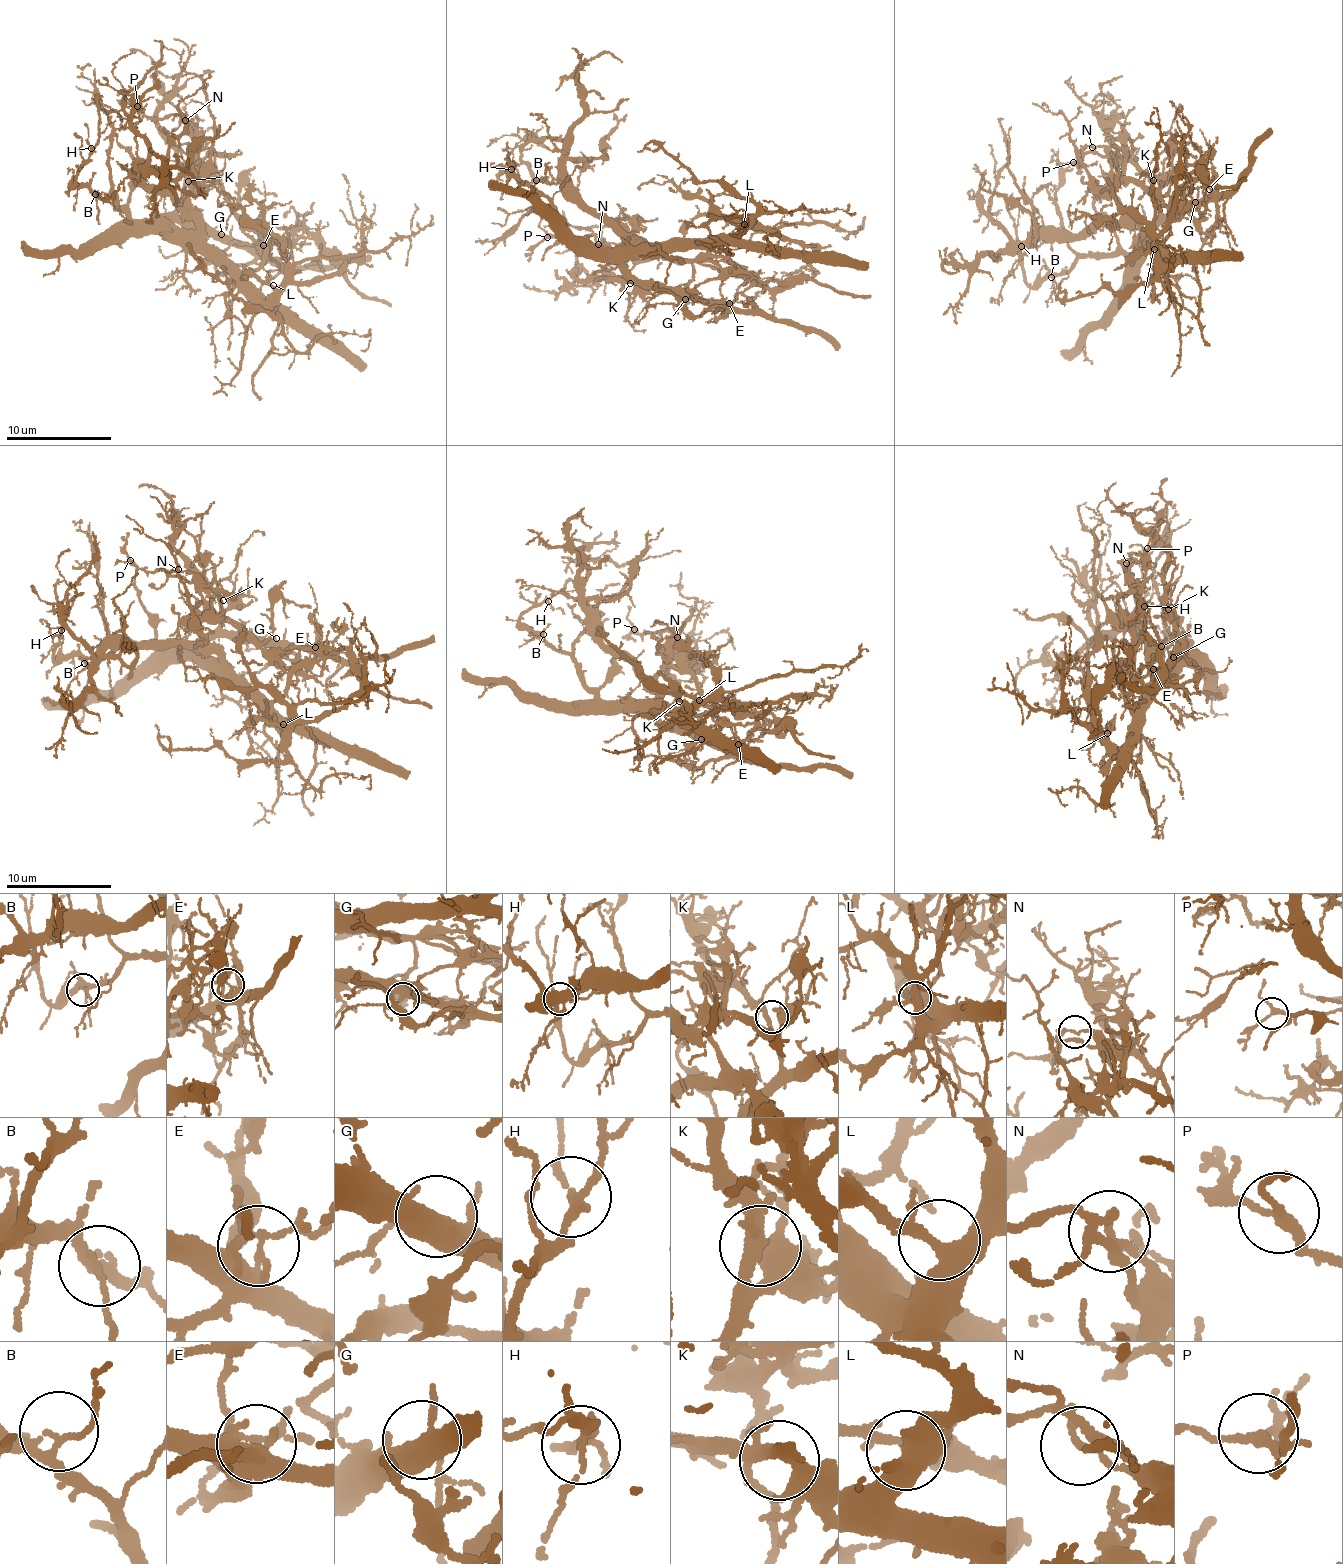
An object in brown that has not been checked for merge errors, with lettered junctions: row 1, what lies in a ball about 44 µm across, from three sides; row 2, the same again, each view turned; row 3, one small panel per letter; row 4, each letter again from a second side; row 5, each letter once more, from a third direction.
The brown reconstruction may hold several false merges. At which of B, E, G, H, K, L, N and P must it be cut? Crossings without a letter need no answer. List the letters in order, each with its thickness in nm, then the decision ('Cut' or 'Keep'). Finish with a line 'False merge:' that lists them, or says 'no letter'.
B: Thickness 180 nm. Keep
E: Thickness 190 nm. Keep
G: Thickness 360 nm. Keep
H: Thickness 170 nm. Keep
K: Thickness 260 nm. Keep
L: Thickness 340 nm. Keep
N: Thickness 160 nm. Cut
P: Thickness 200 nm. Keep
False merge: N

